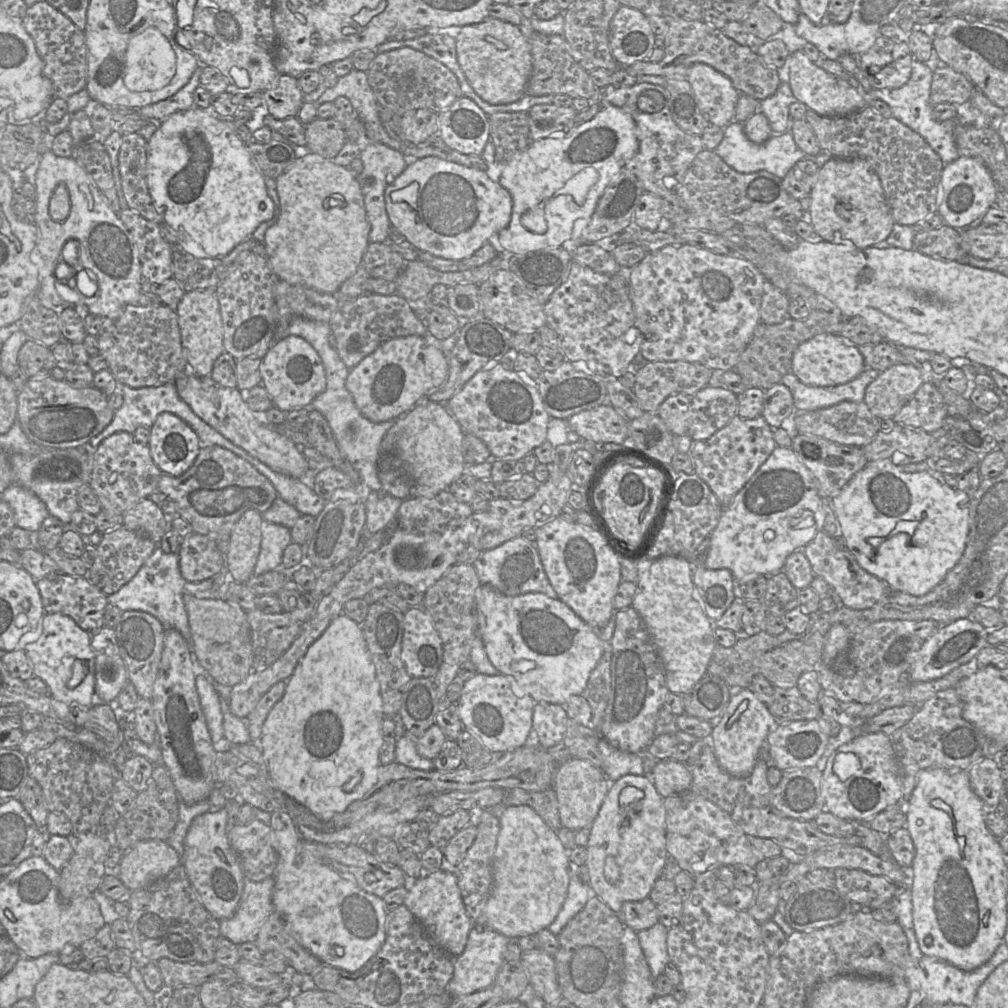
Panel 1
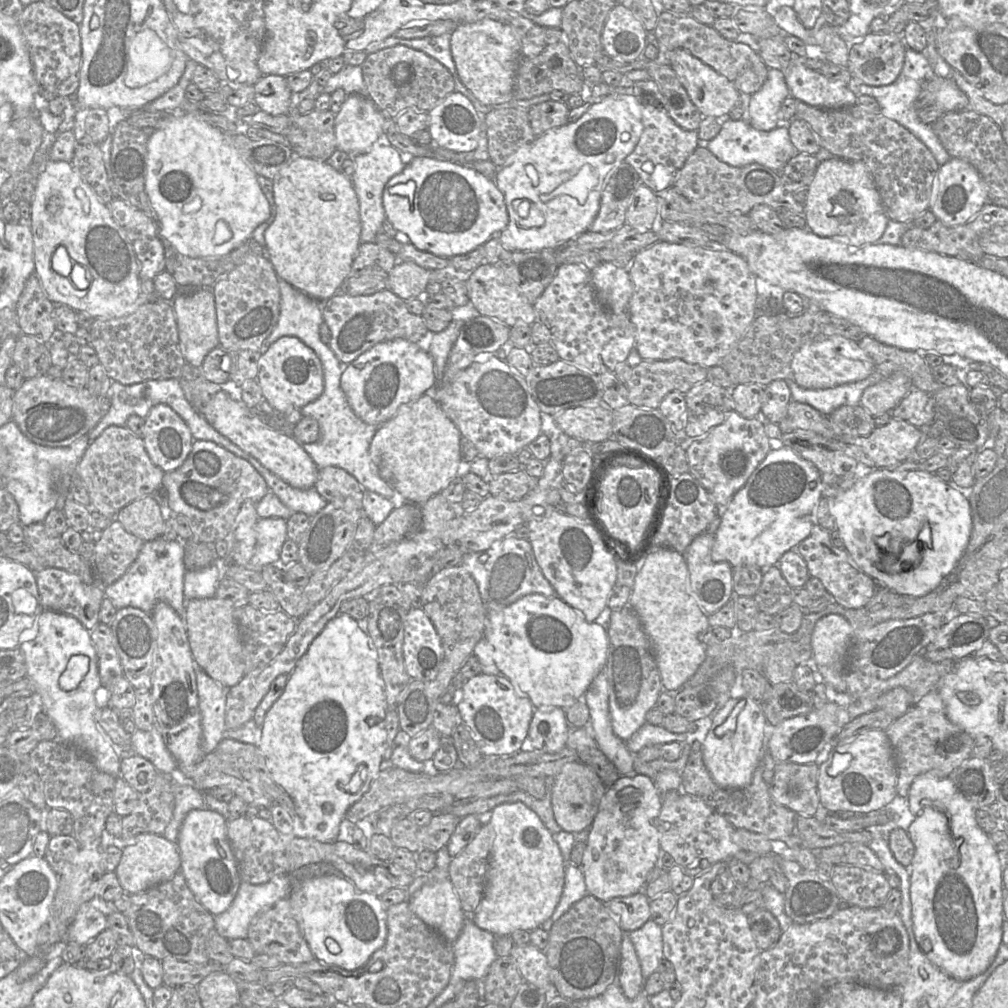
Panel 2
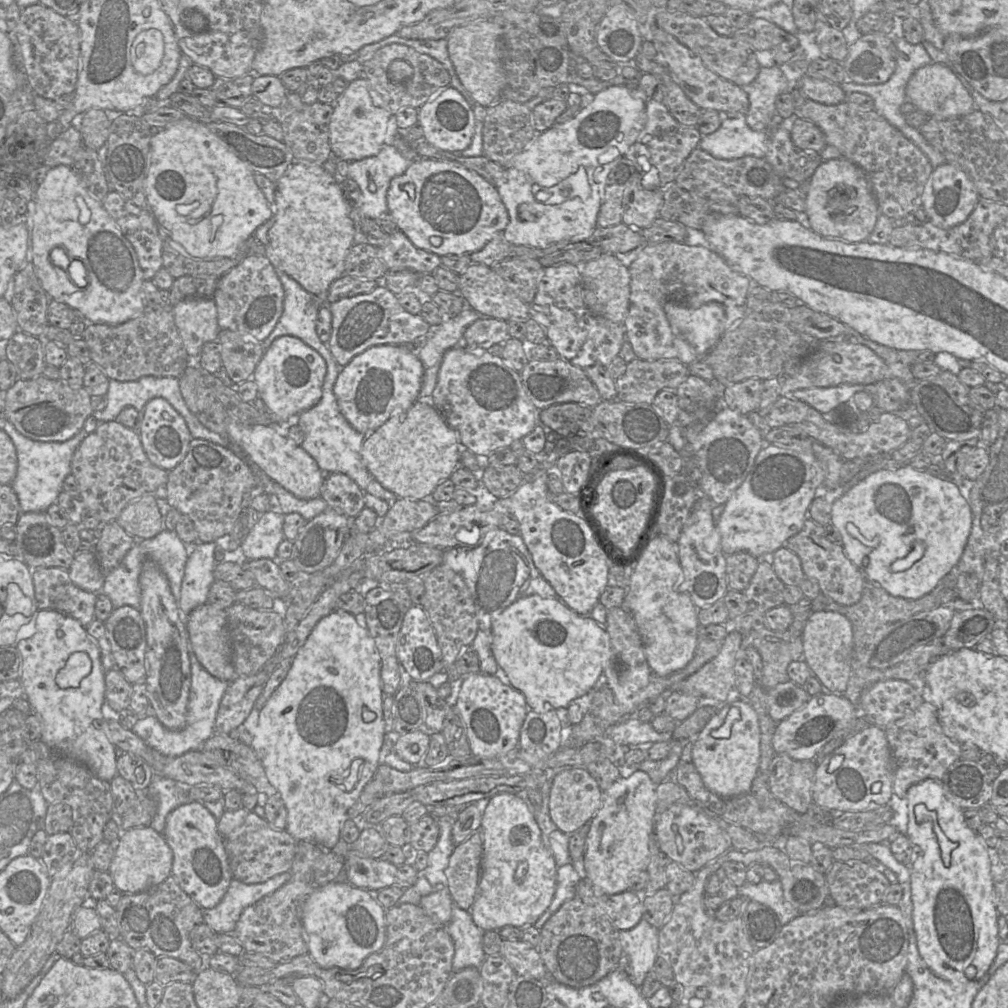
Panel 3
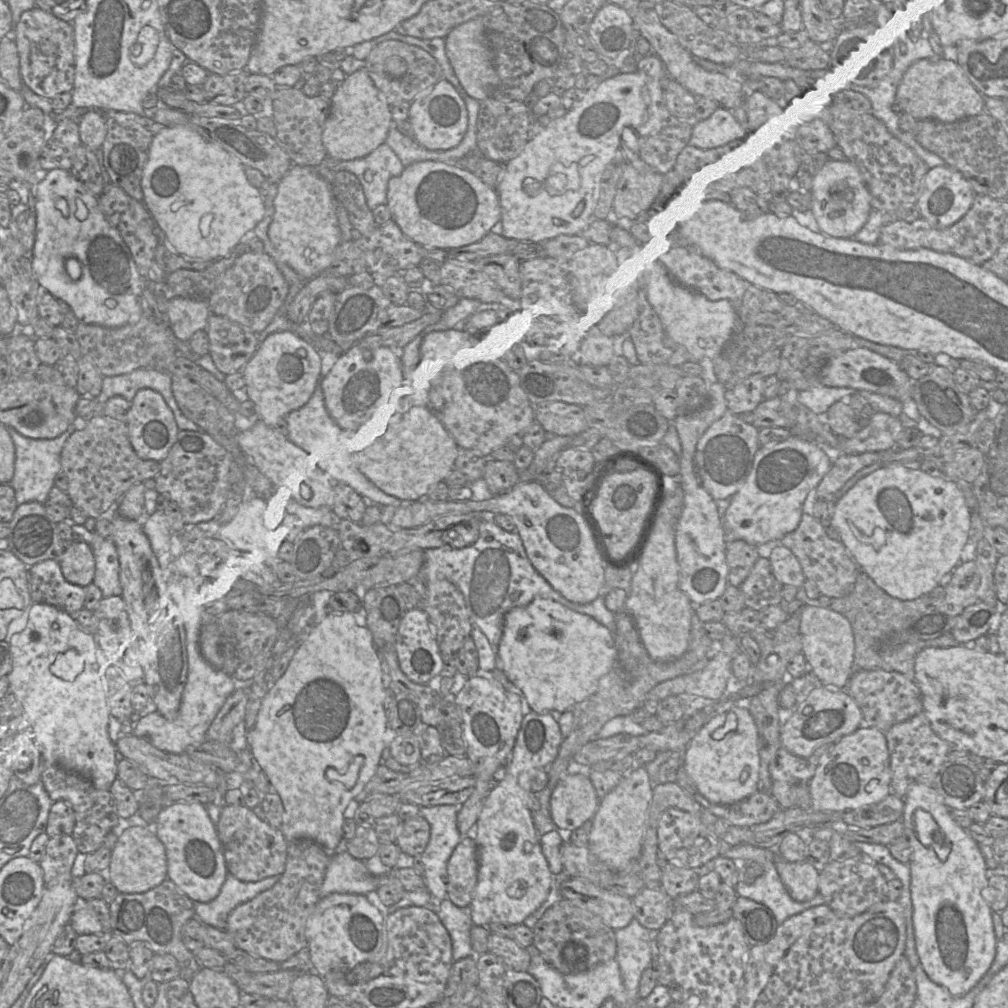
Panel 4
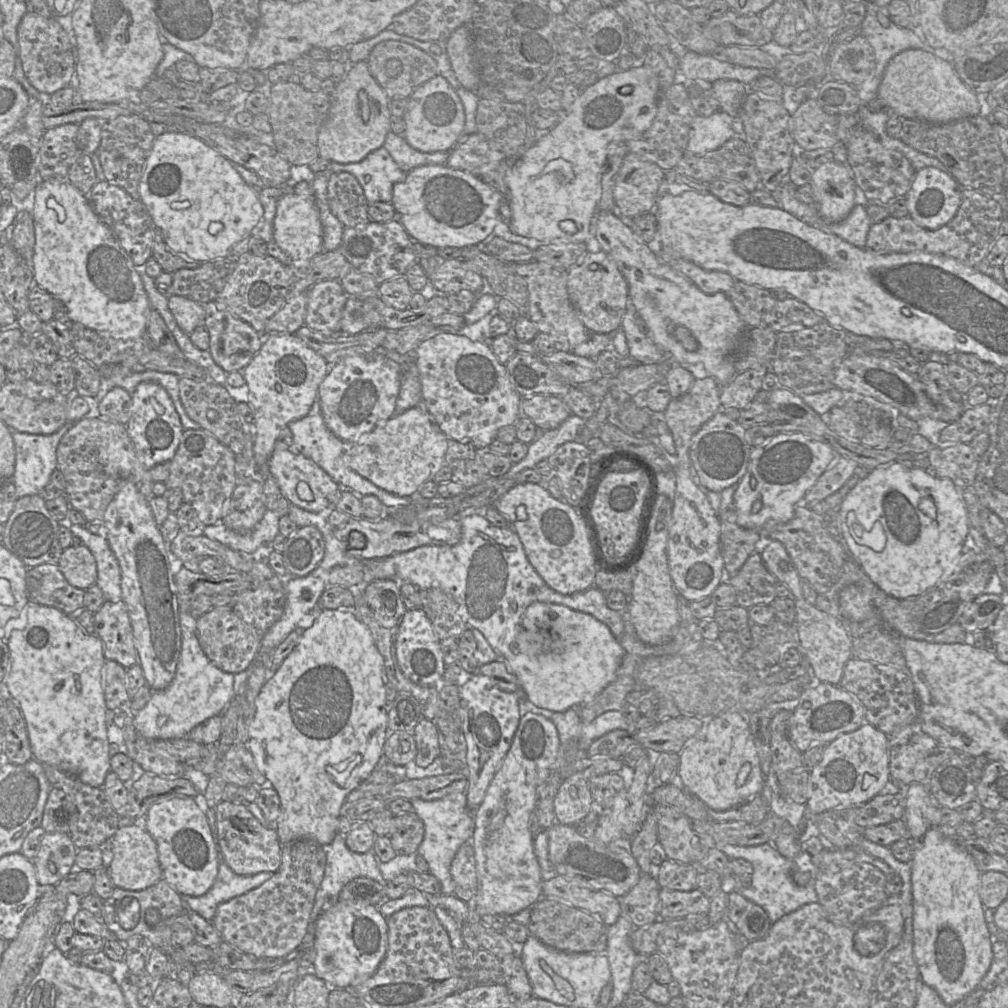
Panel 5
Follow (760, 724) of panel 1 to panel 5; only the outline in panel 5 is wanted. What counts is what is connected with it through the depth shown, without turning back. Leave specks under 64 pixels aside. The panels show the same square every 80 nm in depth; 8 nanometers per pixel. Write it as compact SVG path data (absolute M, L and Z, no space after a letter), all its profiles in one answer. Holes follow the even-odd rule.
M738 712L703 720L702 728L684 743L678 756L678 776L683 787L713 810L729 810L761 794L760 760L748 721Z

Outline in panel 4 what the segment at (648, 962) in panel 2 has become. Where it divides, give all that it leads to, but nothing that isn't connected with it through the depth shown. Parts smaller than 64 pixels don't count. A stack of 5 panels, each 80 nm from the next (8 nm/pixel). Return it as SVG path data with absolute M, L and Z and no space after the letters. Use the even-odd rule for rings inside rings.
M635 918L628 926L615 930L617 961L624 986L631 999L639 997L639 982L643 971L651 967L655 953L655 934Z

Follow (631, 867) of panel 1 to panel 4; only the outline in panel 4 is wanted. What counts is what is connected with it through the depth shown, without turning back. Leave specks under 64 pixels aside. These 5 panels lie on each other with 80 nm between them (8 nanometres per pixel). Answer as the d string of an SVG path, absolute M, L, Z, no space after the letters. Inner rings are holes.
M640 766L630 777L622 777L617 787L600 800L592 819L593 826L588 848L595 858L609 868L622 870L631 861L638 859L652 800L652 791L647 770L644 766Z

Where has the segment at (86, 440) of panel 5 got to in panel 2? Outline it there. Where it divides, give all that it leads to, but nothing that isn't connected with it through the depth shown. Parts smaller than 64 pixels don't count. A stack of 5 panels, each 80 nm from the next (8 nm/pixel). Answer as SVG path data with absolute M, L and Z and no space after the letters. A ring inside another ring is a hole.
M110 425L89 443L74 474L83 480L91 507L115 520L117 513L127 504L152 494L161 485L164 473L150 460L140 436L125 425Z

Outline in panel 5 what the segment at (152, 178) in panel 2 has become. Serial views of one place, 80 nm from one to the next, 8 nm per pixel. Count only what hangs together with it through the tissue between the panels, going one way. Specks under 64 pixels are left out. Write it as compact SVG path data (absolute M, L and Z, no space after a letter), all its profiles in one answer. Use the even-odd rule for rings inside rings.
M166 132L155 137L139 183L139 200L148 211L154 226L162 232L167 247L175 253L182 255L188 261L199 261L203 263L227 256L237 243L251 234L251 232L260 225L263 221L264 209L259 200L259 192L260 191L255 191L243 180L235 169L234 163L200 139L183 132Z

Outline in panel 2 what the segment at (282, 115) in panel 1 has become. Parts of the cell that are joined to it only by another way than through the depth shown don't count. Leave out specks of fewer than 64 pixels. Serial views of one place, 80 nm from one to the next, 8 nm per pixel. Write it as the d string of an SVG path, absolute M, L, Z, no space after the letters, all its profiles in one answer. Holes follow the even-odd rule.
M263 75L254 85L254 91L254 102L261 111L270 115L287 115L295 103L295 96L284 76Z

